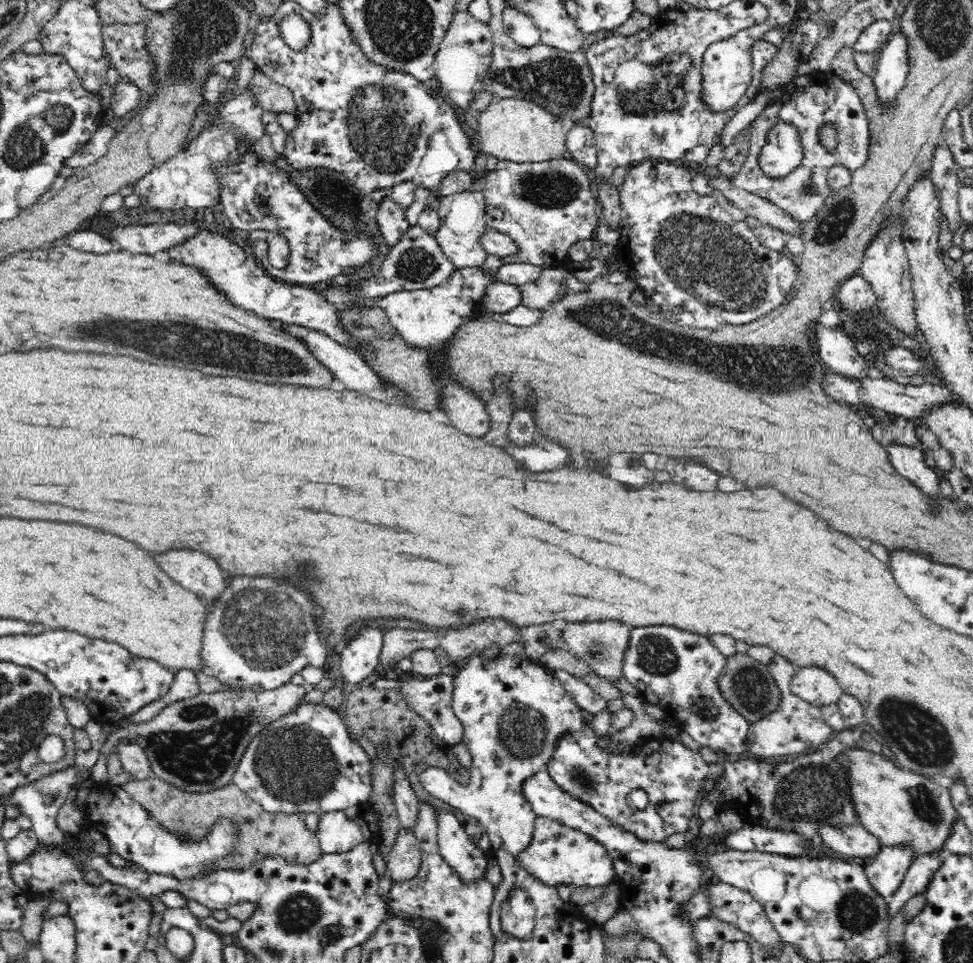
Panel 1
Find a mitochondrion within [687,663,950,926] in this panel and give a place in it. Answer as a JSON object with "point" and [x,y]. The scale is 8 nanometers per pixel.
{"point":[809,793]}

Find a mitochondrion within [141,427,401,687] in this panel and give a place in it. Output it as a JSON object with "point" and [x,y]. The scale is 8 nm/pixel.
{"point":[266,629]}

